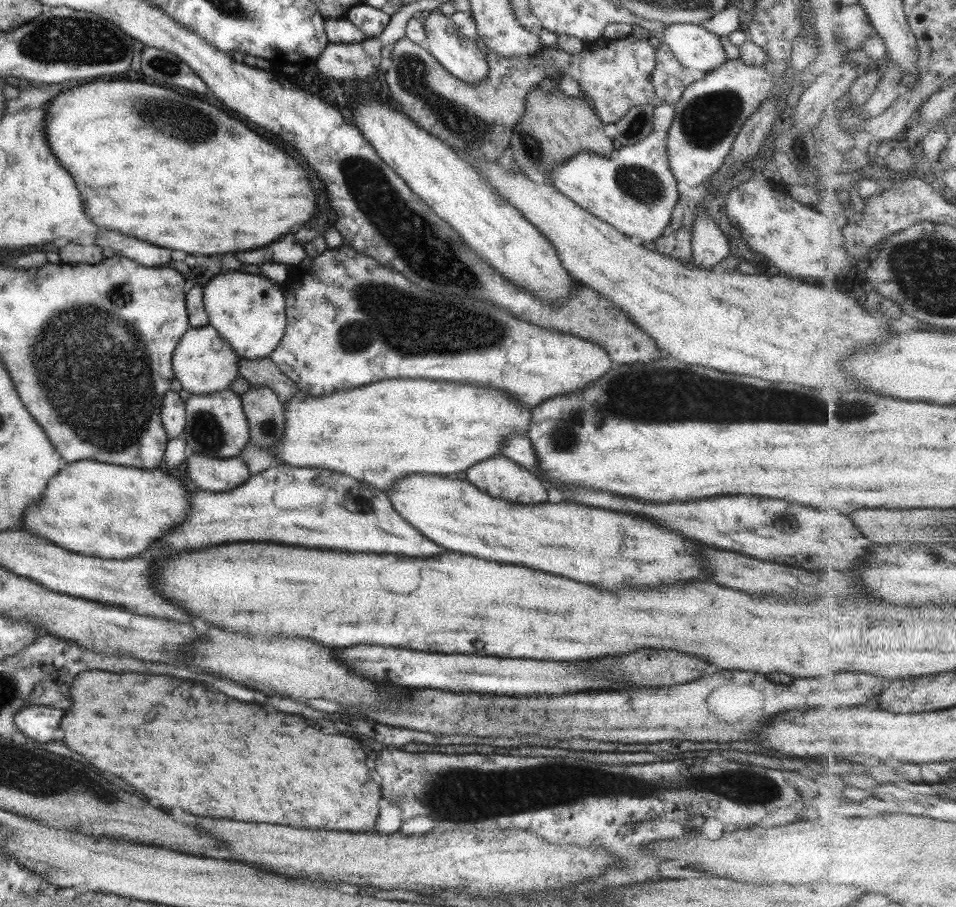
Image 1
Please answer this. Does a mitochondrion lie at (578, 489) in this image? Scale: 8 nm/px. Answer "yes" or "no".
no

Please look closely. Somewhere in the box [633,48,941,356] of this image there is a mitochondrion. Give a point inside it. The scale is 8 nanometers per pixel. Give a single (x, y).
(707, 119)

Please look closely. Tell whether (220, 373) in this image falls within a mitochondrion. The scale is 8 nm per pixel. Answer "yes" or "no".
no

